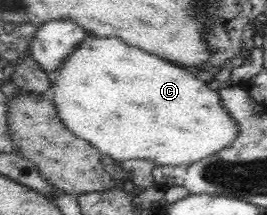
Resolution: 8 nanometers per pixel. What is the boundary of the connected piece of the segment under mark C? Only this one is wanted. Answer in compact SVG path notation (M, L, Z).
M94 36L81 41L75 51L63 63L59 64L52 73L50 77L49 98L55 104L57 114L59 114L59 118L65 125L65 128L69 129L69 132L73 132L77 138L87 141L92 147L99 150L101 154L107 155L111 160L117 161L117 163L126 160L142 159L154 161L157 166L191 166L193 163L219 154L221 149L231 146L236 141L237 134L240 133L240 125L228 115L227 110L221 104L220 97L217 97L215 93L211 93L203 85L203 80L198 79L197 76L185 73L183 69L175 69L171 63L167 63L163 59L157 59L155 55L149 55L149 53L137 49L137 47L127 47L121 41L117 41L117 39L105 39Z

